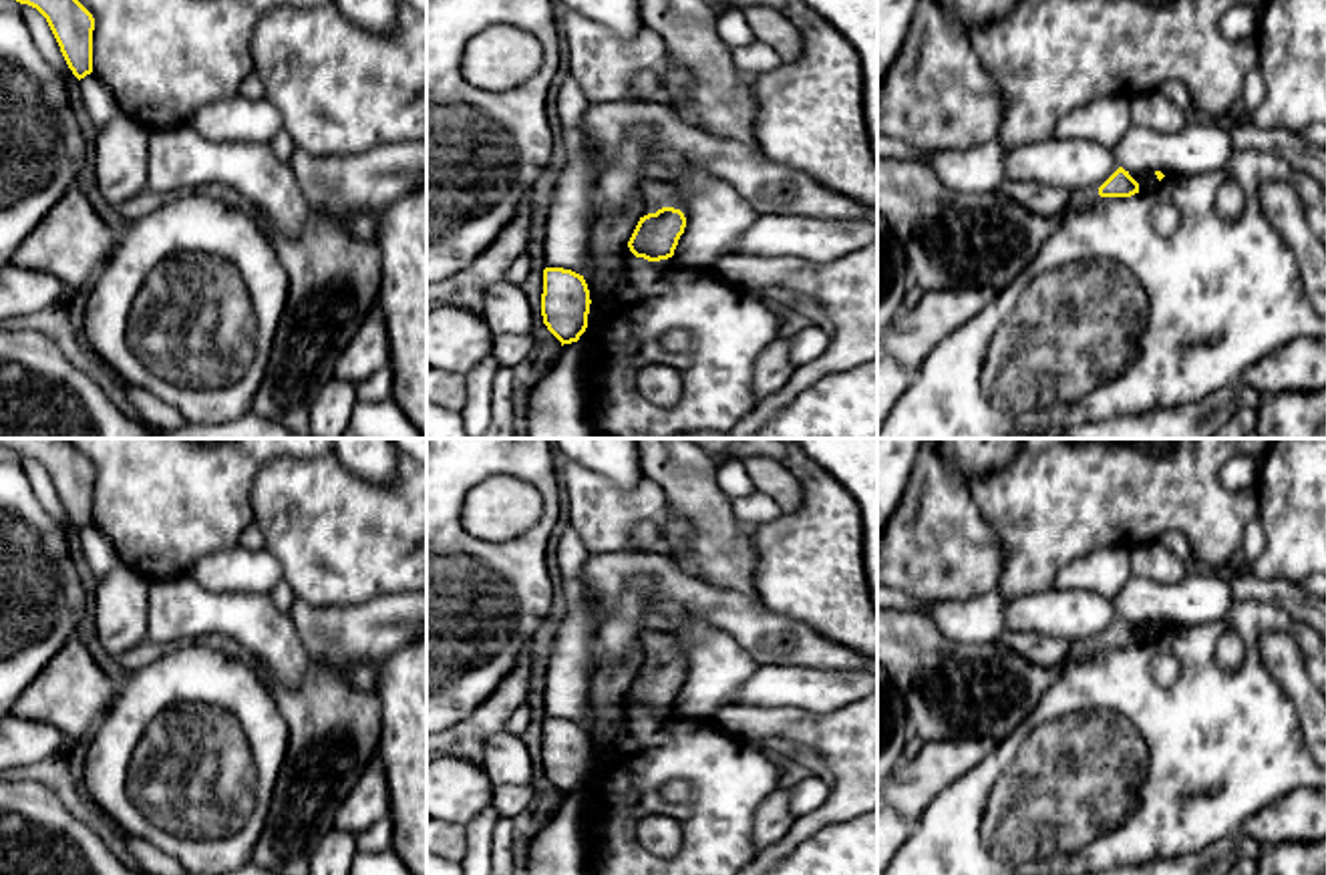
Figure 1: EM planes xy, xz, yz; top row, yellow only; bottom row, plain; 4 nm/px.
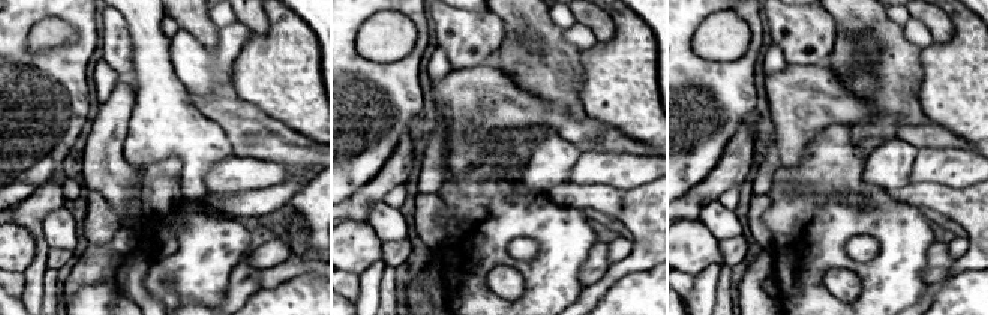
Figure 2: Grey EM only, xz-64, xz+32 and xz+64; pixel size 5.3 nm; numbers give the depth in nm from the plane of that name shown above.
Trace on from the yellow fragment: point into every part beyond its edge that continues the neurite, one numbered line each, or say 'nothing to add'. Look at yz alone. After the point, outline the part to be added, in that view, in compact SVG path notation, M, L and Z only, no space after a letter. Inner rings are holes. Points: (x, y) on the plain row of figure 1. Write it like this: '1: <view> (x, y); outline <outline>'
1: yz (952, 690); outline M877 607L877 662L905 700L909 730L926 742L984 738L996 746L1004 742L1038 706L1048 688L1062 674L1066 662L1083 660L1099 648L1099 640L1070 644L1068 658L1058 666L1036 666L1012 652L1000 640L960 644L942 634L924 609Z

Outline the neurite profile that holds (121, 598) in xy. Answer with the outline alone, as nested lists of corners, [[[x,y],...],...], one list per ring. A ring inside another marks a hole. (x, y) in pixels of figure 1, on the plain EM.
[[[123,565],[97,585],[97,648],[111,666],[147,640],[147,581]]]

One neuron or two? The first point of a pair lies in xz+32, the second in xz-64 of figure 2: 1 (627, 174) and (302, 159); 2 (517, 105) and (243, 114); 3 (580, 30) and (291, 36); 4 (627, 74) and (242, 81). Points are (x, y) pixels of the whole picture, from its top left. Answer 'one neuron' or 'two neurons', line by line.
1: two neurons
2: one neuron
3: two neurons
4: one neuron

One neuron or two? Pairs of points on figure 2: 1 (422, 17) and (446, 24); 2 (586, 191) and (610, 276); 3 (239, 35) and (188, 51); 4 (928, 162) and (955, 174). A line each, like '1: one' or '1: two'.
1: two
2: one
3: one
4: one

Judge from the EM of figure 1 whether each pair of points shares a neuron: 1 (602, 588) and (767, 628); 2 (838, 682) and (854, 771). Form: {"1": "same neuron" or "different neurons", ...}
{"1": "same neuron", "2": "different neurons"}

